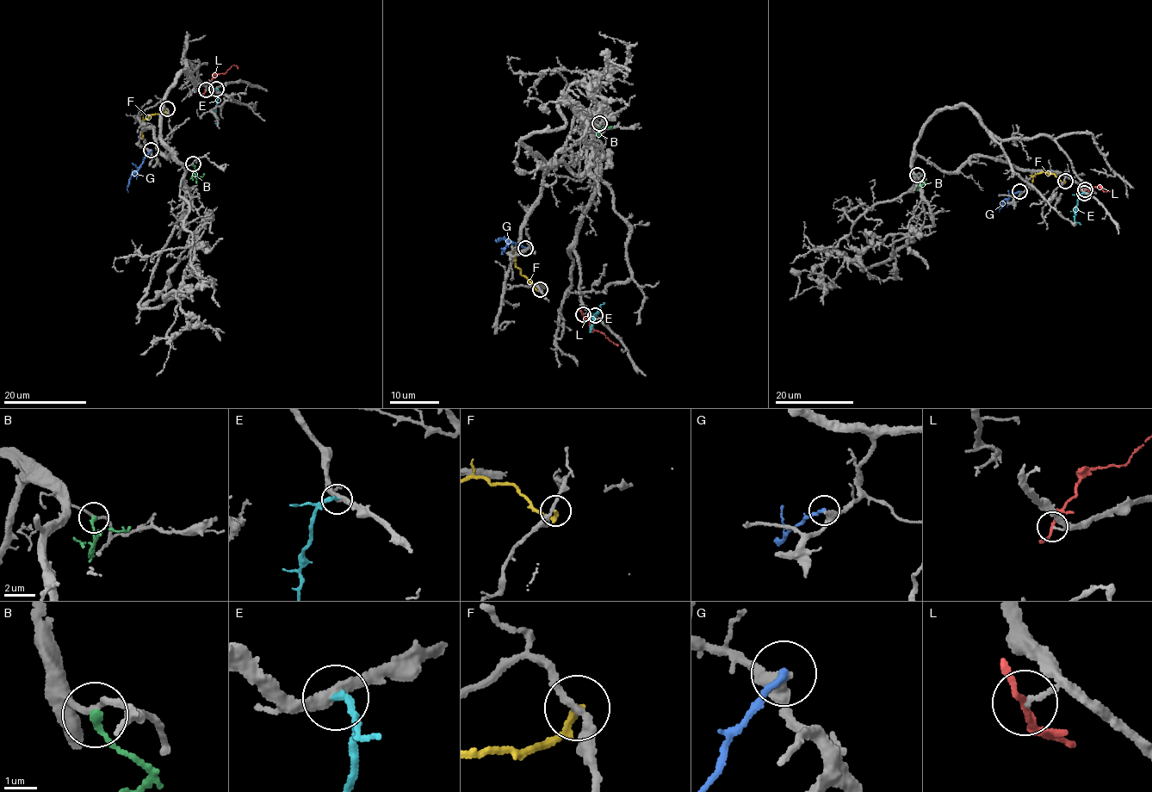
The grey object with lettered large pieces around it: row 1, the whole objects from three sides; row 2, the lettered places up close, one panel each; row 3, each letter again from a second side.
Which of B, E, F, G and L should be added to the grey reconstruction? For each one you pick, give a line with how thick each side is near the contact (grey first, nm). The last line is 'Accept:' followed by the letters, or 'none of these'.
E: calibres 300 and 240 nm
Accept: E

